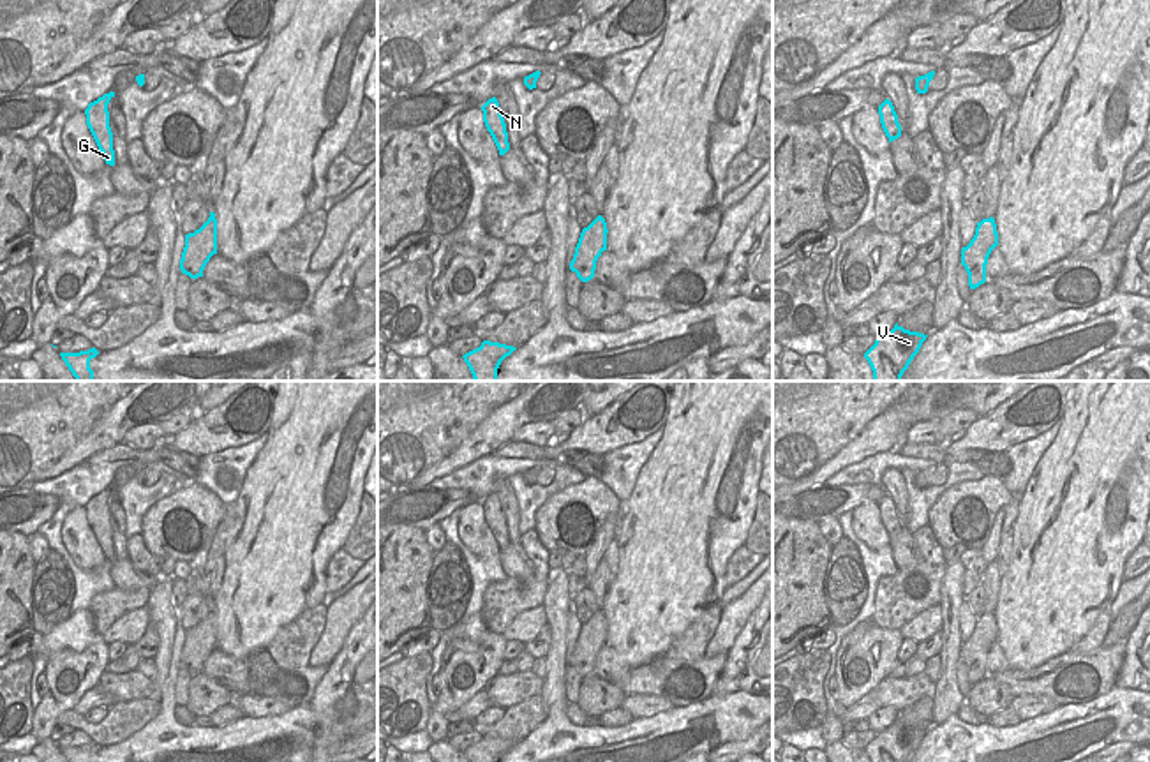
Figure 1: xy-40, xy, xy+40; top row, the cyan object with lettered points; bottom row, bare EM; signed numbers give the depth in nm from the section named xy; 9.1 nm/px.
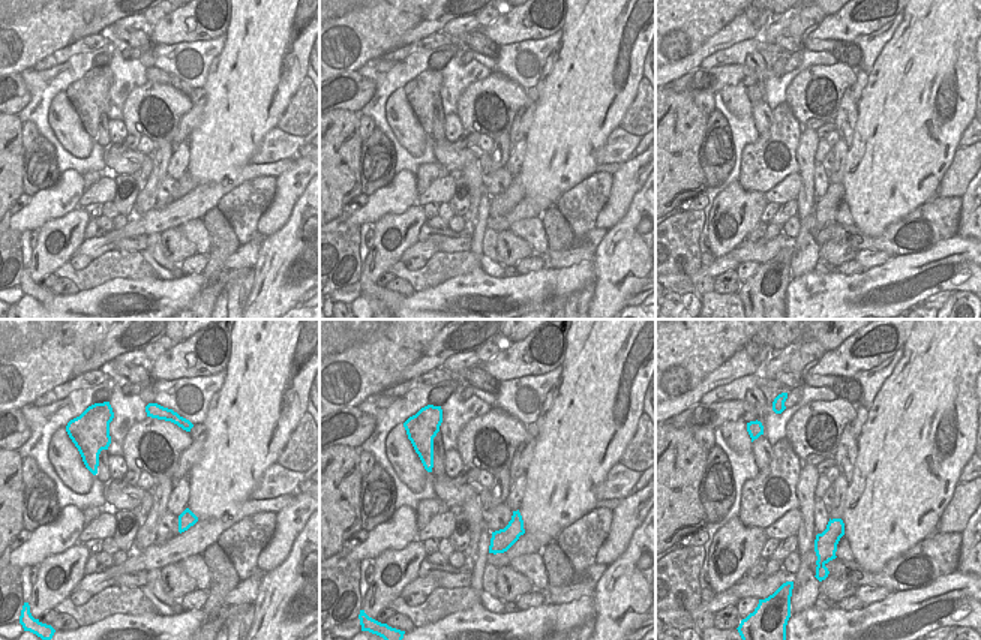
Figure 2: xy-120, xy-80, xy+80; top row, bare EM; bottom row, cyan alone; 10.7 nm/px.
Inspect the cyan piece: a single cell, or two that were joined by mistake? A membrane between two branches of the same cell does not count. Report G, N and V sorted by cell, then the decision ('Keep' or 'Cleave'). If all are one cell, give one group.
Groups: G N / V. Cleave.

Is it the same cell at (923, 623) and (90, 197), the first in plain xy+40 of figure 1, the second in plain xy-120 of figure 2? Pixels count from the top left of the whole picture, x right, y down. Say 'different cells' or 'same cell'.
same cell

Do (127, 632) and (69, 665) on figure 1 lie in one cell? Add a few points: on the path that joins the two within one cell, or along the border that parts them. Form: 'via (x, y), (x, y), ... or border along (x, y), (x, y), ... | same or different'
border along (101, 635), (108, 644) | different

